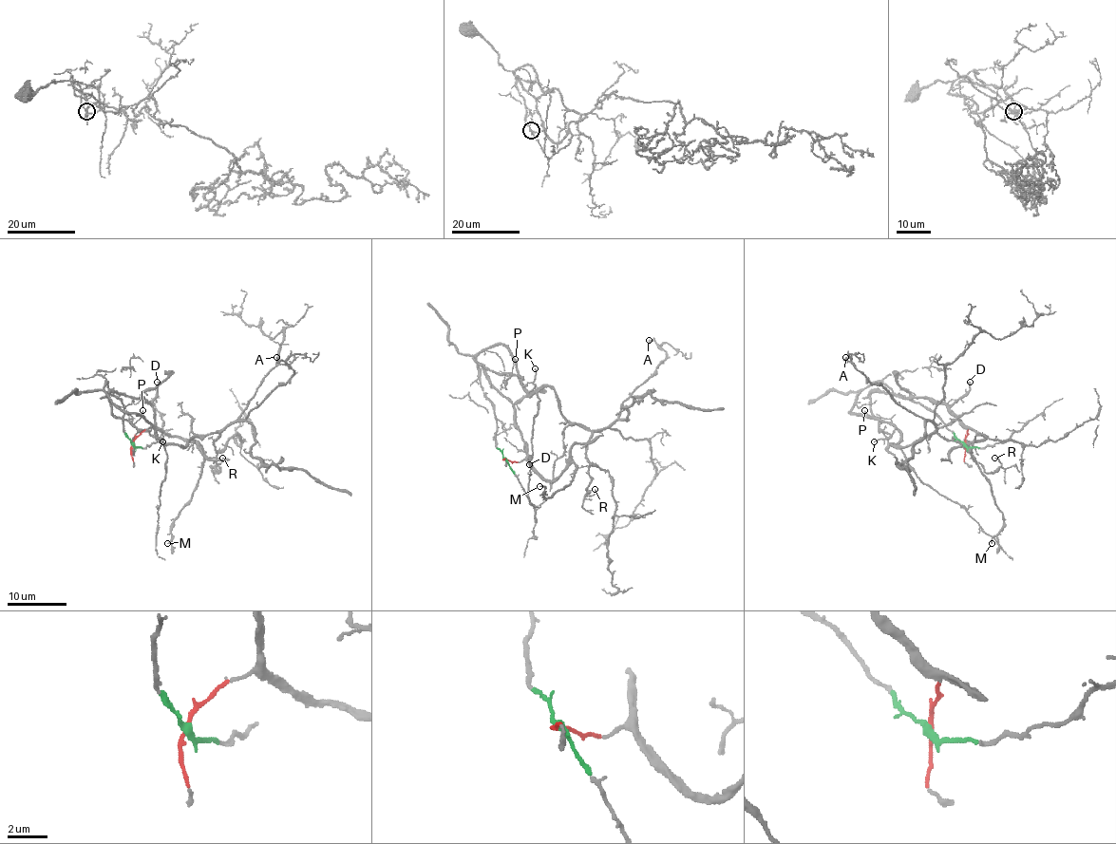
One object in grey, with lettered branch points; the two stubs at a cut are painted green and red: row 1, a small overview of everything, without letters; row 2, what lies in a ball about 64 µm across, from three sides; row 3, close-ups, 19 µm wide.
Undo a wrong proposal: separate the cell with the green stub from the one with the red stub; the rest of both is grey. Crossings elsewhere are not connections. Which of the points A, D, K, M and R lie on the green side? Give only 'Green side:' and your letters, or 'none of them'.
Green side: A, R

